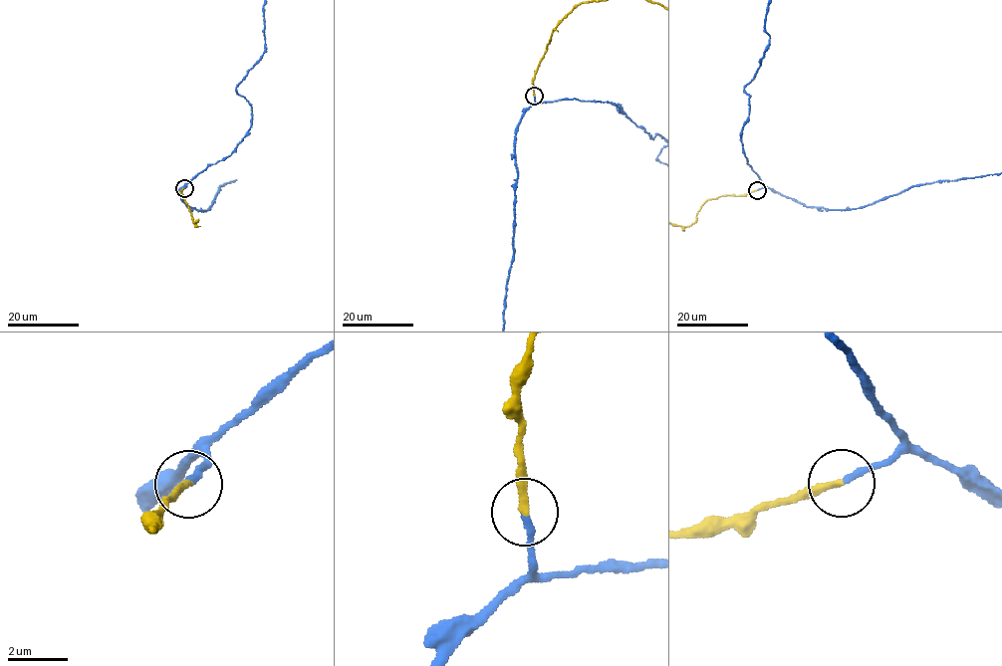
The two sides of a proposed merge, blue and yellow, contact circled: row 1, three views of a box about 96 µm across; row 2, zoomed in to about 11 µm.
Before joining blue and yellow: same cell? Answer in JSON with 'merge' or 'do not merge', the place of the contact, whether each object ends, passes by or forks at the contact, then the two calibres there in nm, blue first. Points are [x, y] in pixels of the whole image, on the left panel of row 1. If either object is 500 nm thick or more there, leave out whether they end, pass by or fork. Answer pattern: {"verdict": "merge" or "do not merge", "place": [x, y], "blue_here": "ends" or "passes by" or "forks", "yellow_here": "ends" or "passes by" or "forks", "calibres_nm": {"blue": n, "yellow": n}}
{"verdict": "merge", "place": [184, 188], "blue_here": "ends", "yellow_here": "ends", "calibres_nm": {"blue": 240, "yellow": 240}}

